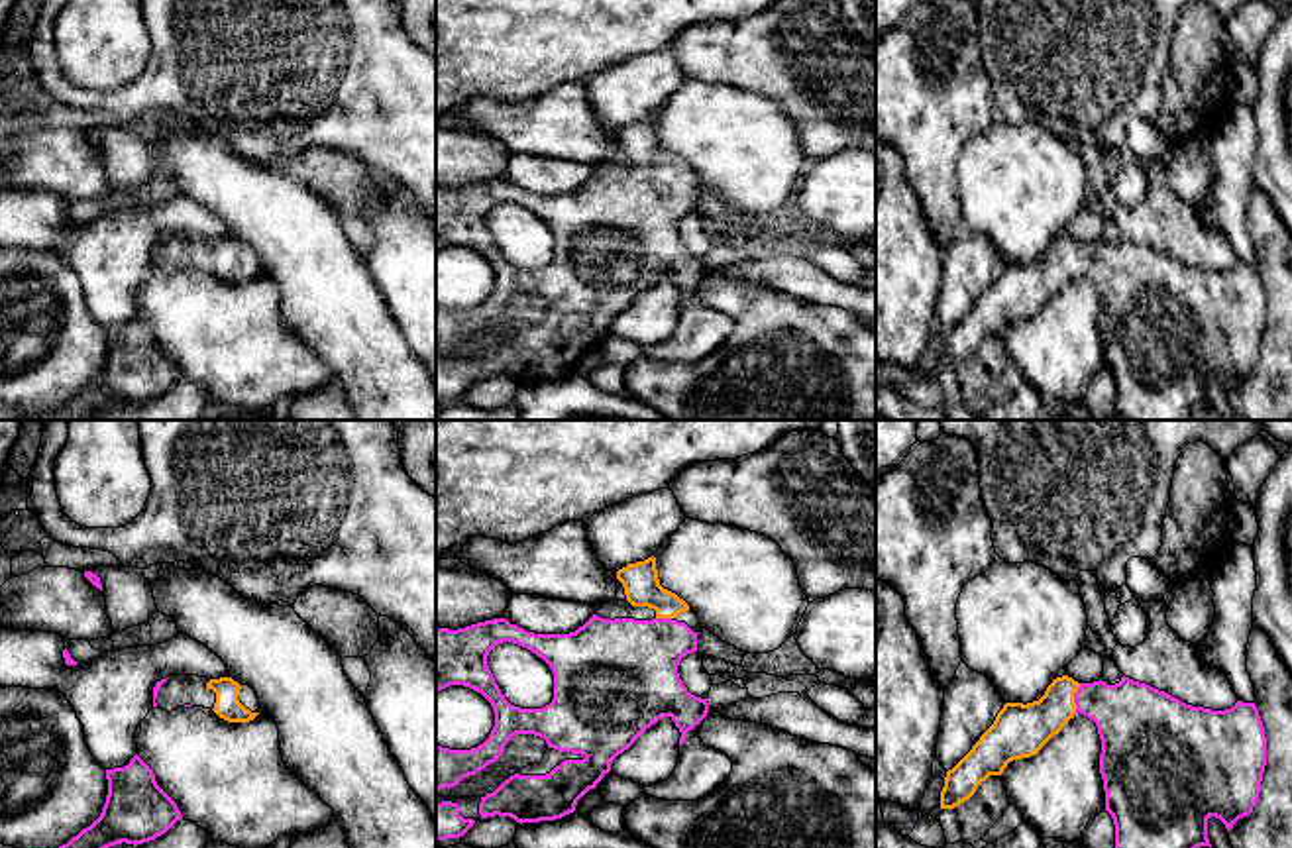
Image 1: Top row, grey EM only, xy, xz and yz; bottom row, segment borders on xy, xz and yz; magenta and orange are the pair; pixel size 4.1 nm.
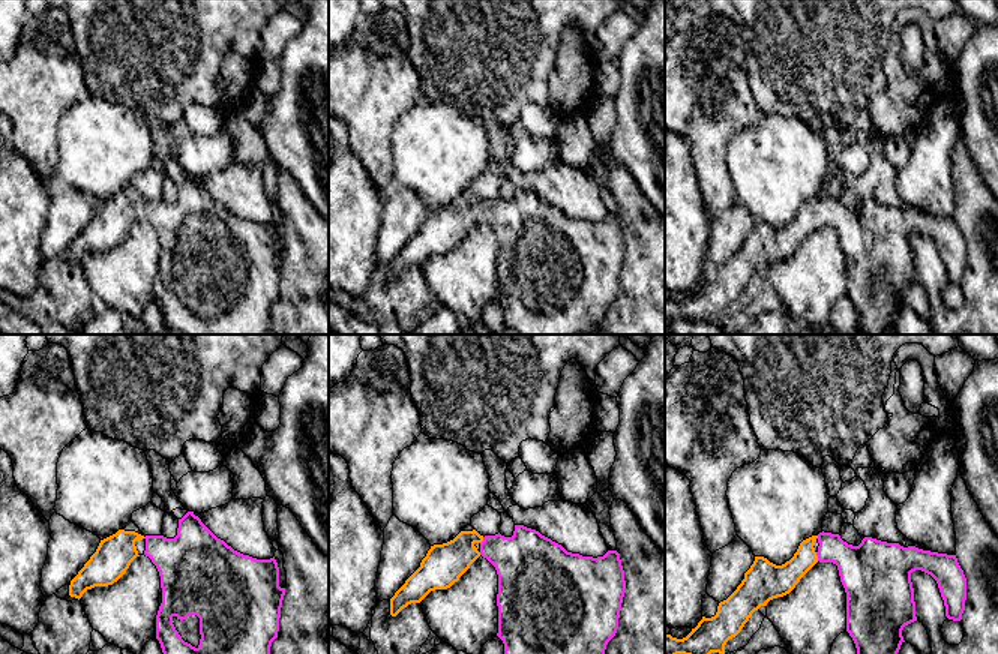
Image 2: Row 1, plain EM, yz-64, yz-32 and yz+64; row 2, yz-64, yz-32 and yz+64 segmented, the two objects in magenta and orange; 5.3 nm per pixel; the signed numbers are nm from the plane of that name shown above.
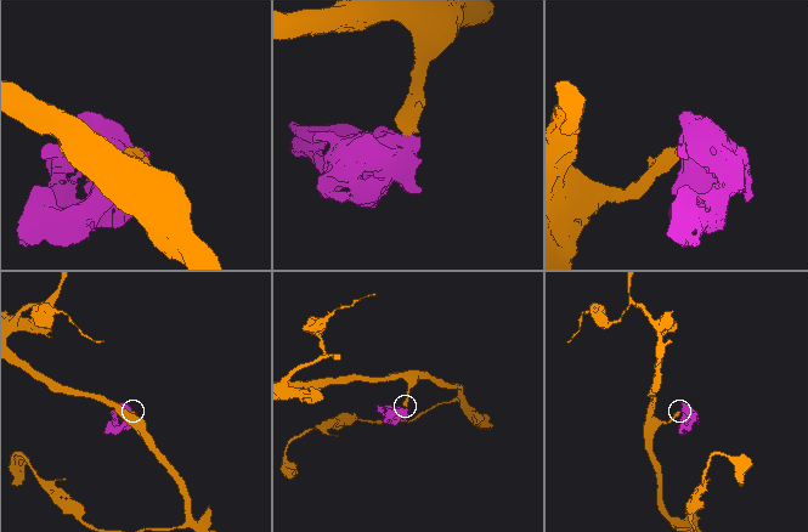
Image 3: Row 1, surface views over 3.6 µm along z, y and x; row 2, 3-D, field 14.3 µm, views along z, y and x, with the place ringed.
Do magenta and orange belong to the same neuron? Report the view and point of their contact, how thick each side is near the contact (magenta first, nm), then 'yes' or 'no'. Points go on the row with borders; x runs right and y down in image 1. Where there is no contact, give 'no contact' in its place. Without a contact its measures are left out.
yz (1075, 697) | 300/200 nm | yes

